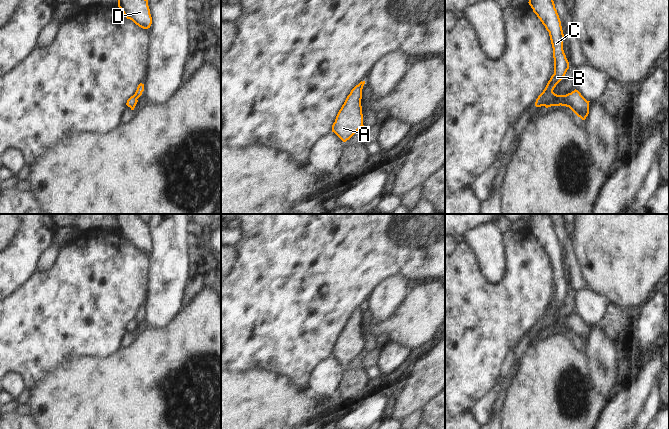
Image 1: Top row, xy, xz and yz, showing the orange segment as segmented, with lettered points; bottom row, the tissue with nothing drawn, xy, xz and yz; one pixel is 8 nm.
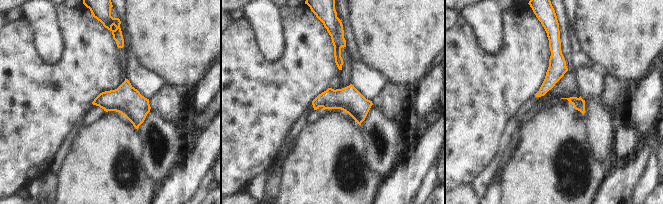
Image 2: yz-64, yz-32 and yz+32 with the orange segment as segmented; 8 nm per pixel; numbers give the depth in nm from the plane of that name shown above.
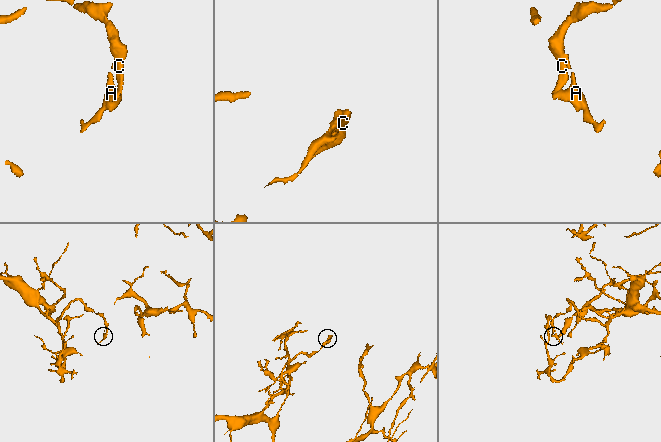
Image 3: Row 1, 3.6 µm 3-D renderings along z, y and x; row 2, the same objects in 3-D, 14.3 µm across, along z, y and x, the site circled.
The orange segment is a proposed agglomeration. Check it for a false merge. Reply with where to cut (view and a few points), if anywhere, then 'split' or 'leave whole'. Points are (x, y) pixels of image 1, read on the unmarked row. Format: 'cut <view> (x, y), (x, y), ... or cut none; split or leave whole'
cut yz (552, 315), (538, 322); split

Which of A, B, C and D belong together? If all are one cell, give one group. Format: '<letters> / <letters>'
A / B C D

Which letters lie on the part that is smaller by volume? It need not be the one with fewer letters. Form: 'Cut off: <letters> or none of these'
Cut off: A

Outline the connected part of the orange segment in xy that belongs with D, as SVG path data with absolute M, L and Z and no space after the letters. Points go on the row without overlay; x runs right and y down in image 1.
M117 214L117 217L118 231L124 240L143 253L150 252L152 241L148 224L143 222L138 214Z

